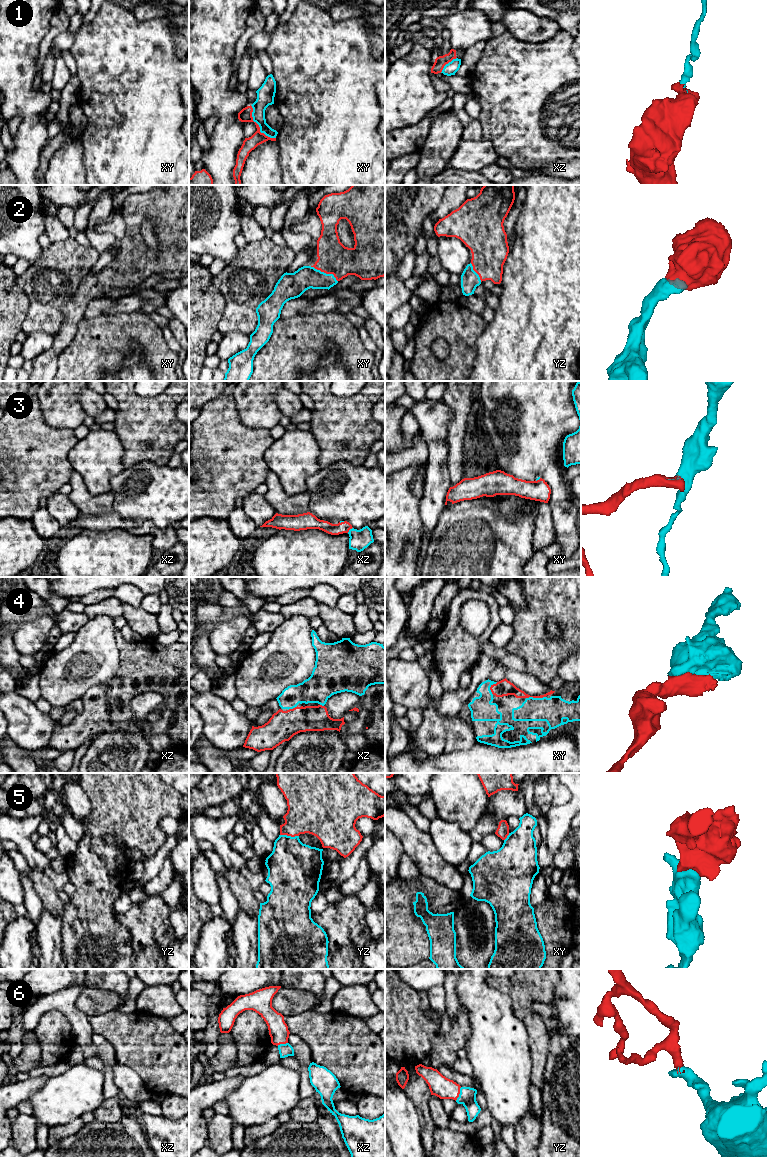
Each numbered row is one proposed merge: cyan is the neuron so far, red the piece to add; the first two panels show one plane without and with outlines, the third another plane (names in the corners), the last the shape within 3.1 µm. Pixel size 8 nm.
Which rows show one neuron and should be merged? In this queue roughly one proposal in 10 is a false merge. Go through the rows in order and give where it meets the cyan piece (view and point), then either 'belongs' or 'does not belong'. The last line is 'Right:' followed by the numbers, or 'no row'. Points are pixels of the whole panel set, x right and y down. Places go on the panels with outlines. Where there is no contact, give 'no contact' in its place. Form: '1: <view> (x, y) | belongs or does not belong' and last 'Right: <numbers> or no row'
1: xy (259, 126) | does not belong
2: xy (325, 273) | belongs
3: xz (349, 530) | belongs
4: xy (535, 698) | belongs
5: yz (289, 836) | does not belong
6: yz (459, 1094) | belongs
Right: 2, 3, 4, 6

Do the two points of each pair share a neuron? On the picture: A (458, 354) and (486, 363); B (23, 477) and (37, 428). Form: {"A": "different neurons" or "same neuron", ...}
{"A": "different neurons", "B": "same neuron"}

